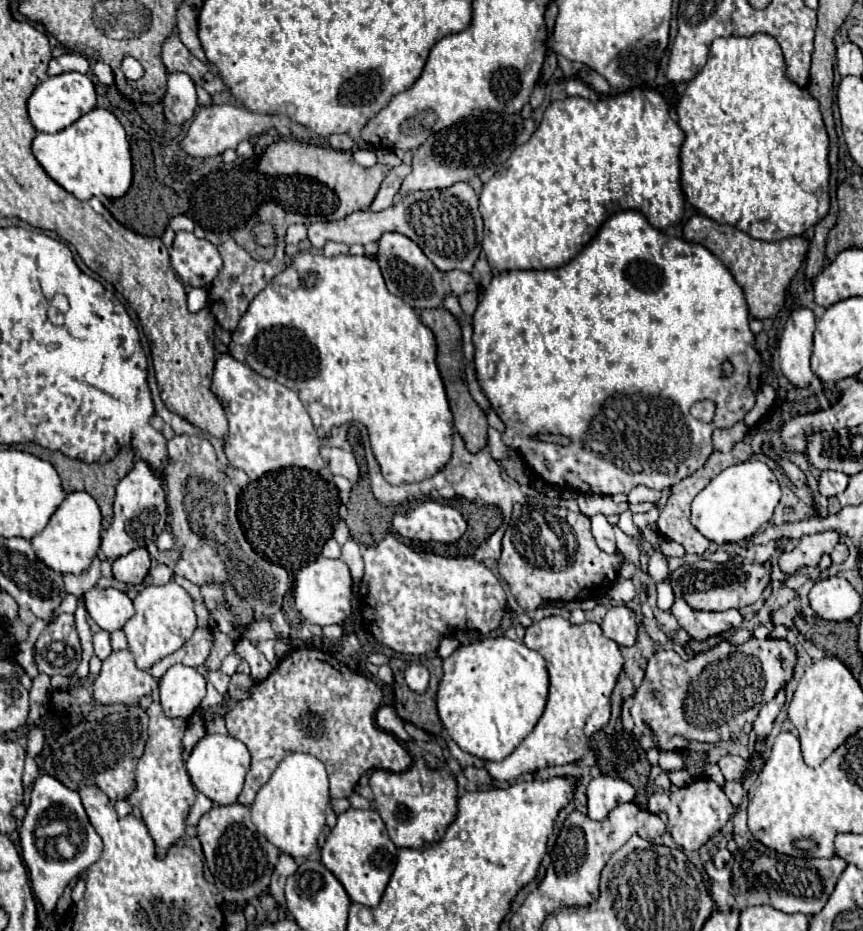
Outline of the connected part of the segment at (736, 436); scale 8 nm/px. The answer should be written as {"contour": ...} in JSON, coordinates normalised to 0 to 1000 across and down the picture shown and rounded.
{"contour":[[[860,451],[853,453],[851,458],[844,458],[844,460],[830,460],[827,466],[825,466],[827,483],[834,483],[834,485],[848,483],[848,479],[851,479],[853,475],[861,473],[866,465],[867,459]]]}

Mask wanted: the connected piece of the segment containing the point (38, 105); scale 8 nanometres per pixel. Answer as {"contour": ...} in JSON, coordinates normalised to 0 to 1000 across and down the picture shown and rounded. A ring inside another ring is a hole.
{"contour":[[[76,77],[76,79],[58,82],[39,95],[32,107],[32,125],[44,142],[63,144],[88,131],[93,125],[102,122],[109,114],[111,114],[111,99],[107,86],[93,77]]]}

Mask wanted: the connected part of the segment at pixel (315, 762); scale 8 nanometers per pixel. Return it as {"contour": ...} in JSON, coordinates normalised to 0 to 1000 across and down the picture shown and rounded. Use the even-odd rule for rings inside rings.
{"contour":[[[334,810],[313,838],[299,849],[292,870],[292,883],[327,915],[352,922],[359,919],[368,909],[368,898],[378,887],[378,866],[380,866],[380,831],[375,821],[359,810]]]}

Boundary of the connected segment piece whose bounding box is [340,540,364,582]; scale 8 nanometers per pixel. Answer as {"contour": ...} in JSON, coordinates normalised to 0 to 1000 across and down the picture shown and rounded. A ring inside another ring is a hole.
{"contour":[[[403,580],[399,586],[396,586],[396,597],[394,597],[406,614],[408,614],[408,623],[410,625],[417,625],[419,619],[422,619],[422,606],[419,606],[419,597],[417,597],[417,591],[415,591],[415,584],[410,580]]]}

